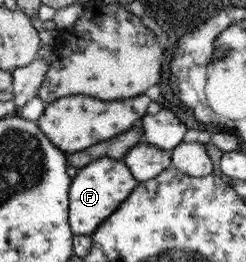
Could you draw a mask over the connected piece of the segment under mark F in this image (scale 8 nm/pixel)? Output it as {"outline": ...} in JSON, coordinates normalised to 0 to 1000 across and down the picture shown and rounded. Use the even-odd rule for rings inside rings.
{"outline":[[[398,603],[313,645],[276,725],[276,859],[297,897],[370,897],[407,847],[435,836],[561,695],[492,611]]]}

